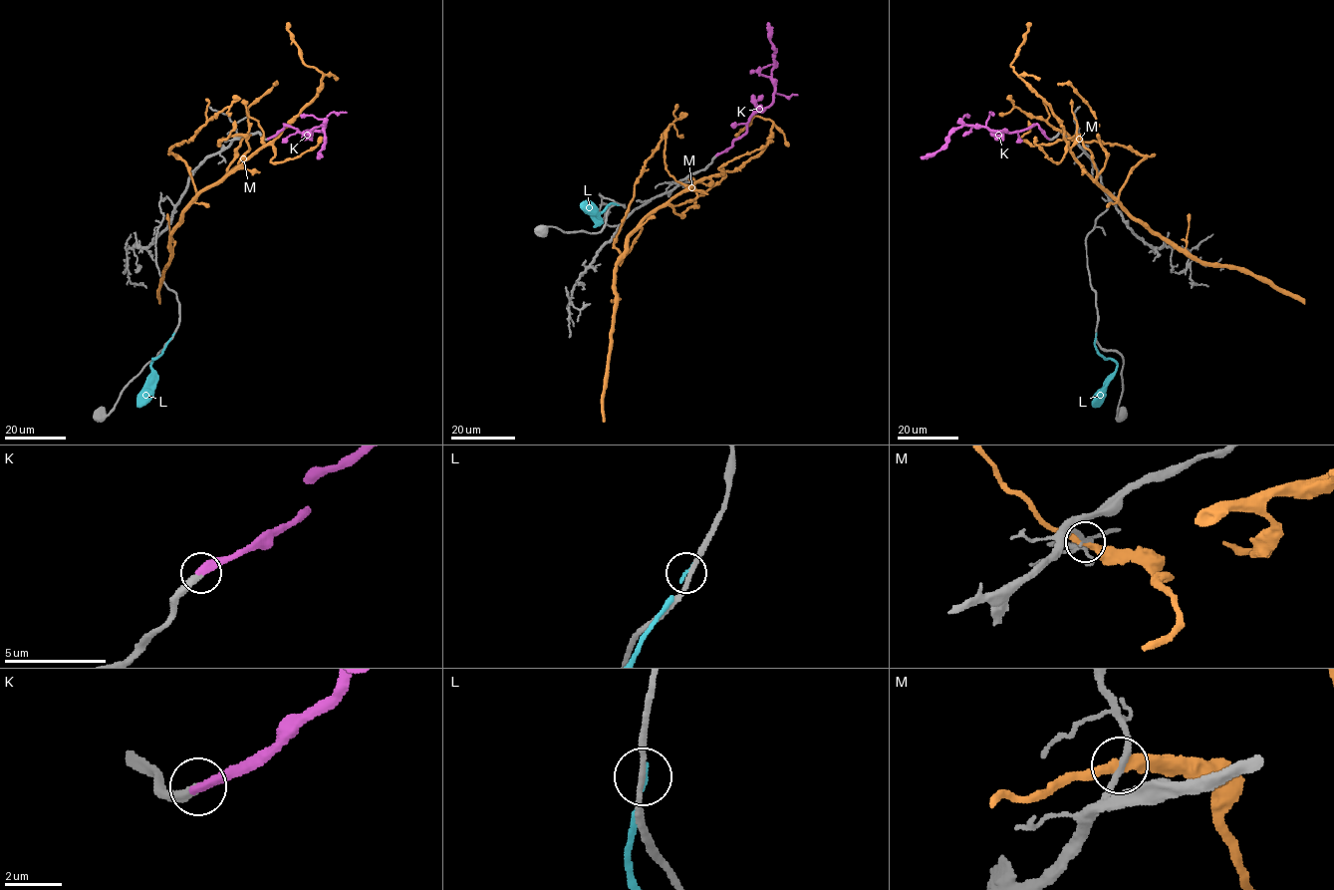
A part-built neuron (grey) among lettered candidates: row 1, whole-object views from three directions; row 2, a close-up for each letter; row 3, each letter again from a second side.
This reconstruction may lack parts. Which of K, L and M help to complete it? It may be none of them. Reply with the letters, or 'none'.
K

